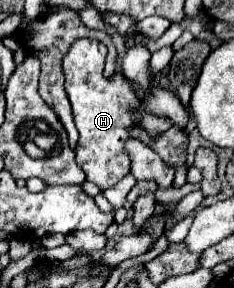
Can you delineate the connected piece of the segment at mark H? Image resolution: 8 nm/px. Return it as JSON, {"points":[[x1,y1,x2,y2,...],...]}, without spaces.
{"points":[[79,39,75,45,71,45,67,57,63,59,65,89,73,105,75,125,79,129,79,143,75,149,77,163,87,181,97,183,101,189,115,185,131,171,125,141,131,139,131,129,137,125,137,121,133,121,133,111,137,111,141,105,139,97,121,73,115,73,111,79,103,77,105,55,107,47,101,41]]}

